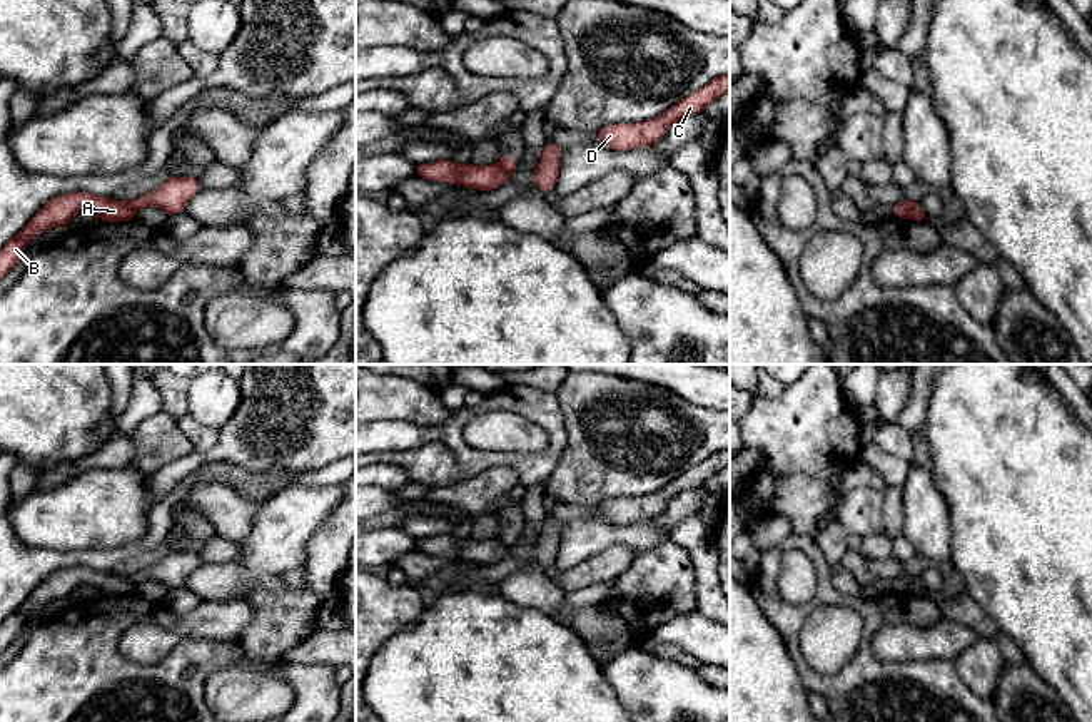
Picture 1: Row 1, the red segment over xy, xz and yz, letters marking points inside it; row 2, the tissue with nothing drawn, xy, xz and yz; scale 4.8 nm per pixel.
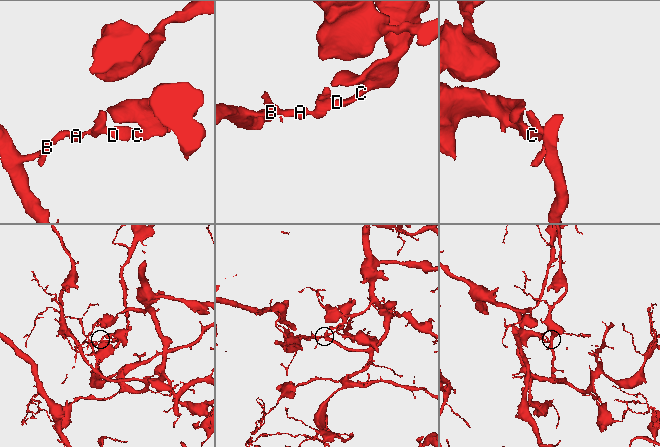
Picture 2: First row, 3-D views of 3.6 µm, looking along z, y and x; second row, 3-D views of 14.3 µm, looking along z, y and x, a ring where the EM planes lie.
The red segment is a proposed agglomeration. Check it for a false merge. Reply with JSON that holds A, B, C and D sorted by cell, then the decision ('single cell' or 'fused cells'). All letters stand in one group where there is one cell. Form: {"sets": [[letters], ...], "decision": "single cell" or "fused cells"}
{"sets": [["A", "B"], ["C", "D"]], "decision": "fused cells"}

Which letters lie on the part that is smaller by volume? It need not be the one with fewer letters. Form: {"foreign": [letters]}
{"foreign": ["C", "D"]}

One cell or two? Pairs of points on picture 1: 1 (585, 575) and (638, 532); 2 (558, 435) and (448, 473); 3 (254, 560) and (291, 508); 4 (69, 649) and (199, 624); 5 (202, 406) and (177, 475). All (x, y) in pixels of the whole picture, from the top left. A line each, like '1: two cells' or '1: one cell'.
1: two cells
2: two cells
3: one cell
4: two cells
5: two cells

